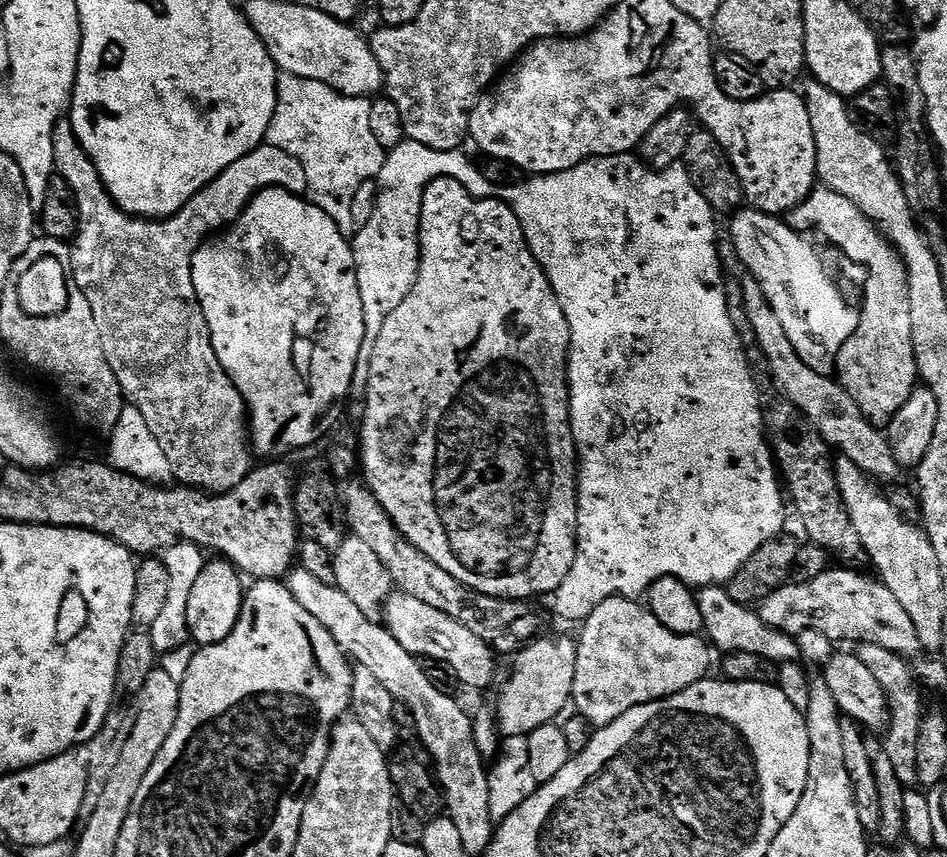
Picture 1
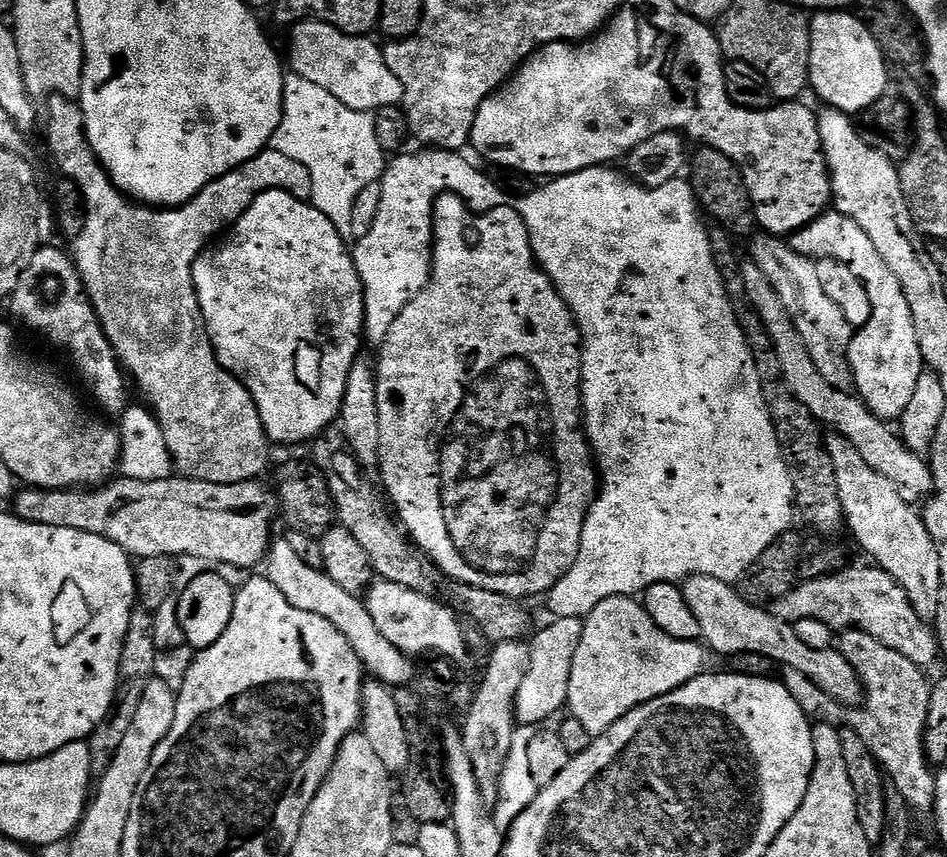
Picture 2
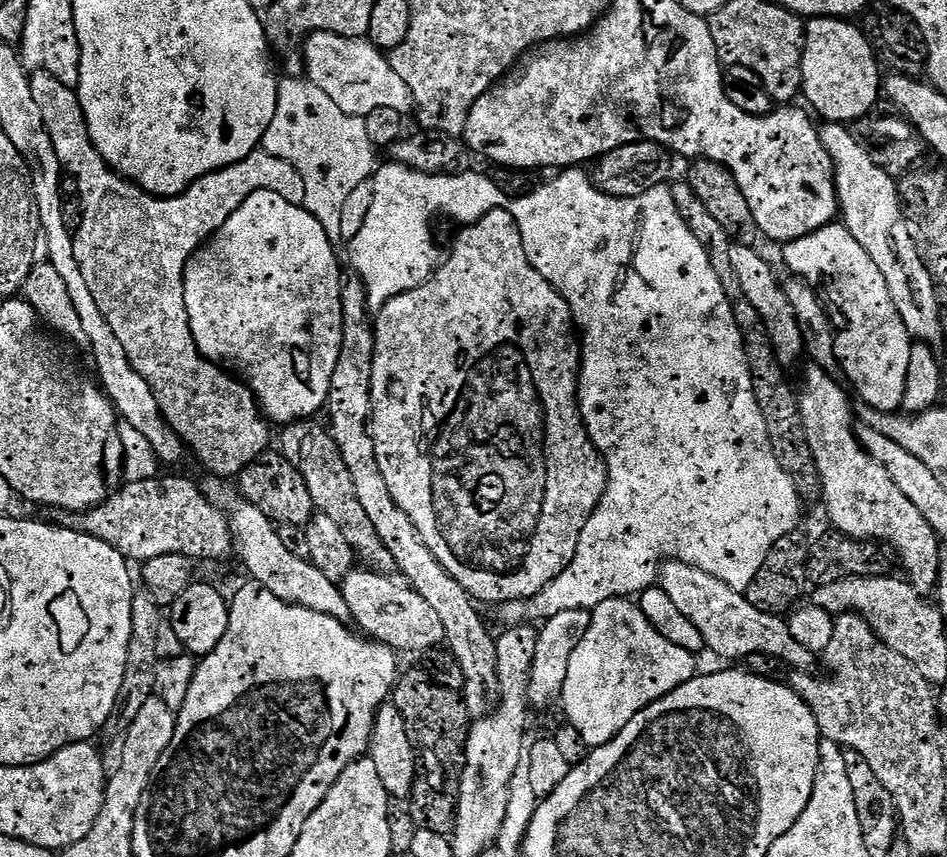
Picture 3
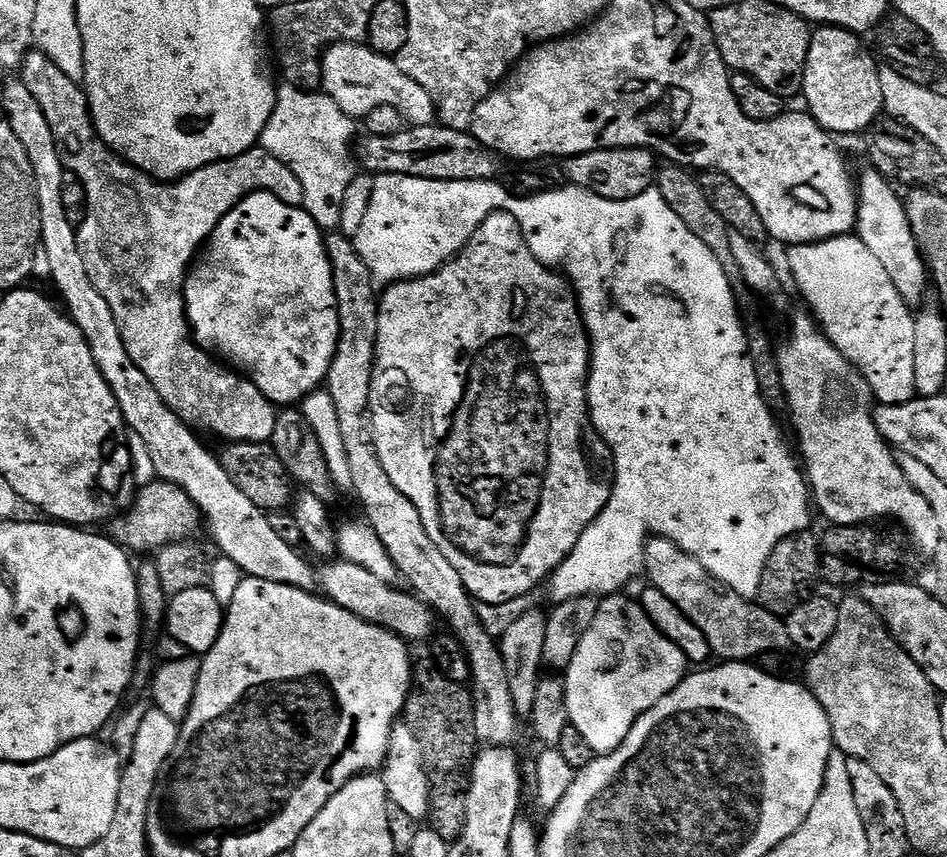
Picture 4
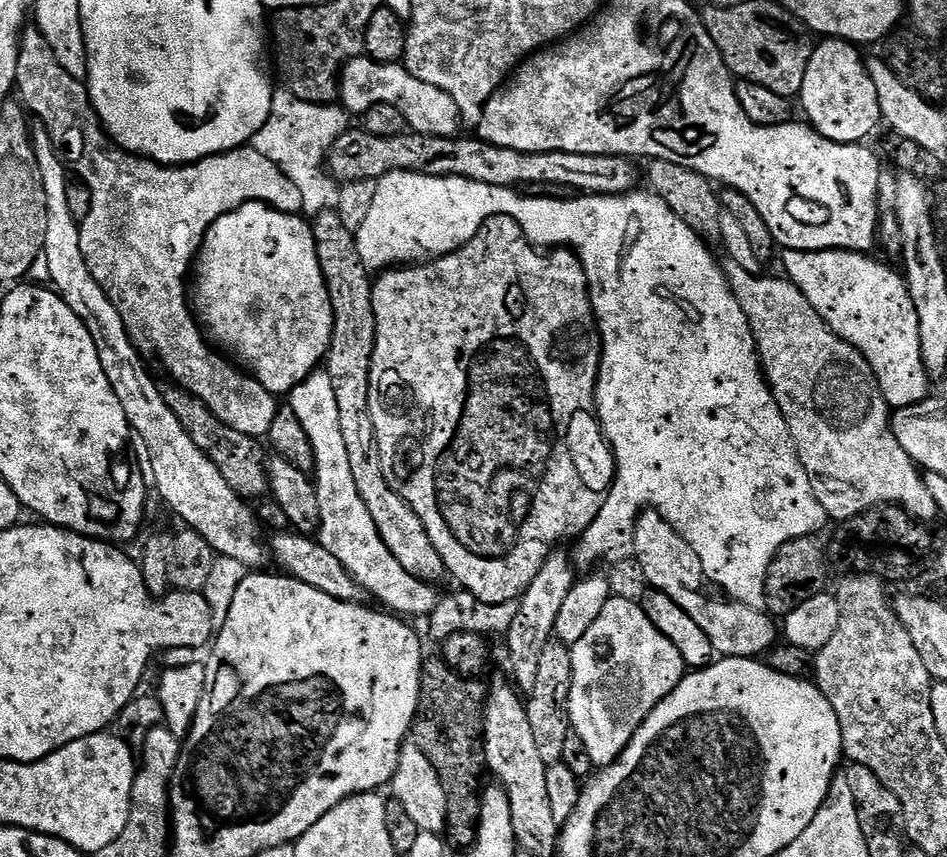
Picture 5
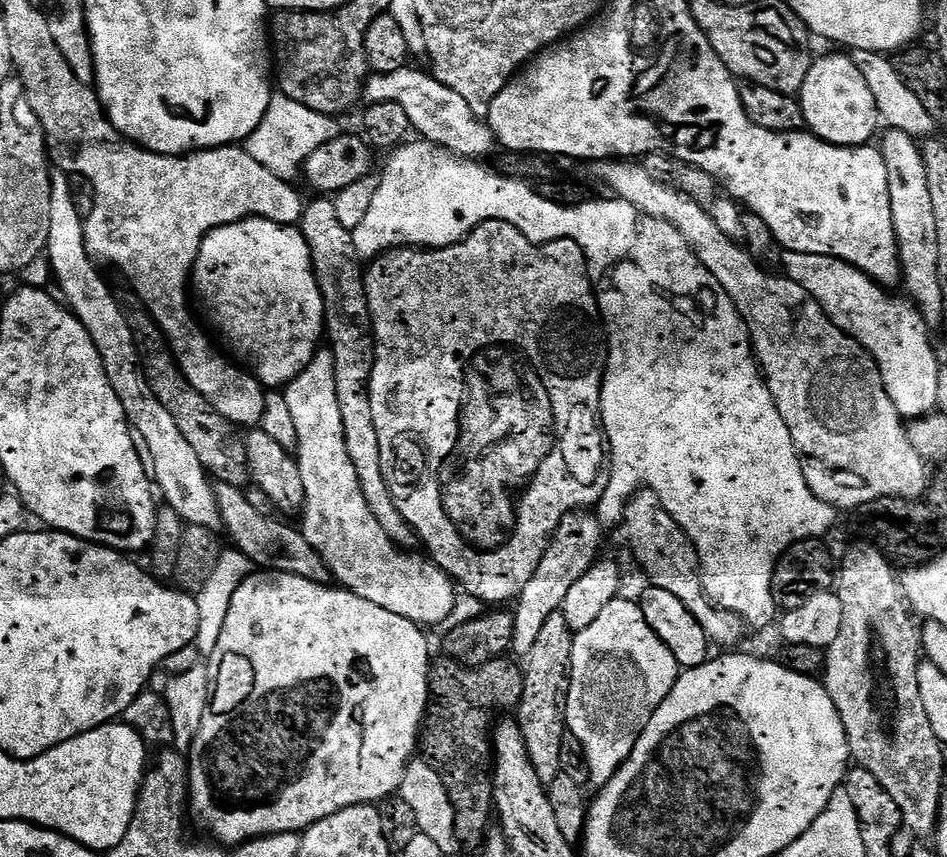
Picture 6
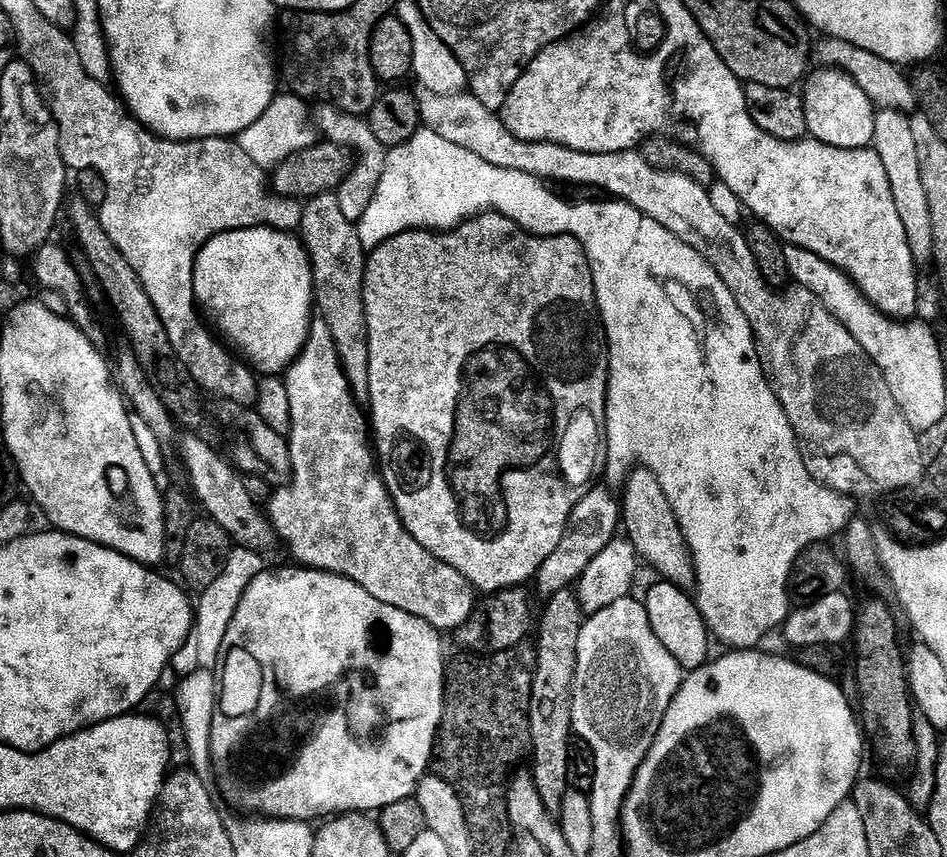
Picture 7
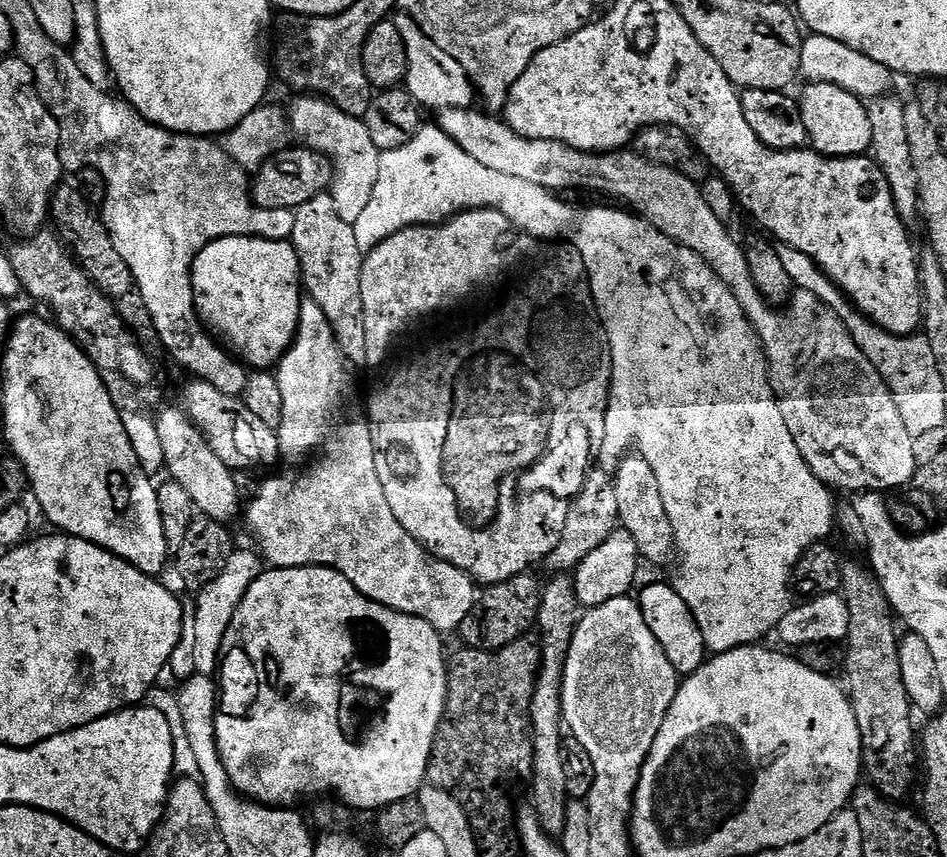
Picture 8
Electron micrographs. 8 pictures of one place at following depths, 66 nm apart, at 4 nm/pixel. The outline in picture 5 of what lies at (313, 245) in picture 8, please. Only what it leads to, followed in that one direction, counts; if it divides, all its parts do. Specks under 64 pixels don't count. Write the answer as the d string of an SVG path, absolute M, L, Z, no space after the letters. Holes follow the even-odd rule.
M336 210L318 213L311 226L318 262L322 266L334 310L334 330L326 357L326 371L334 385L334 398L338 398L338 423L342 426L342 438L346 441L354 486L358 486L358 494L362 494L362 502L366 502L366 510L370 510L370 518L374 518L374 526L378 526L382 542L386 542L386 550L390 550L390 554L394 554L394 558L398 558L410 574L420 580L437 582L446 576L442 554L434 550L434 542L430 542L426 526L422 526L422 518L418 518L412 507L390 486L382 466L378 438L374 434L374 418L370 414L370 366L376 345L373 277L358 254L355 232L346 230Z

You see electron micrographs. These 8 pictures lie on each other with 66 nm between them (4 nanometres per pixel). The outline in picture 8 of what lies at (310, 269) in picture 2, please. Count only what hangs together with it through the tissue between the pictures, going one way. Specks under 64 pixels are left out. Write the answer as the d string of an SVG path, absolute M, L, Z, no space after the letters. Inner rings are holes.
M223 236L220 240L210 241L194 258L192 289L201 321L249 369L275 369L280 359L288 353L296 338L296 327L300 324L302 303L300 259L288 240L267 240L262 236Z

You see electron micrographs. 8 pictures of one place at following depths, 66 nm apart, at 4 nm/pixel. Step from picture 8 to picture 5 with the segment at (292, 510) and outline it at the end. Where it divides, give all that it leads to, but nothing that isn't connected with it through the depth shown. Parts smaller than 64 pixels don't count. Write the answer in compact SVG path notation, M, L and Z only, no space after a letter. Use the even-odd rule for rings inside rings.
M317 370L311 372L307 378L300 383L295 390L290 393L290 406L294 410L294 414L298 414L298 422L302 422L302 427L306 429L306 438L310 438L310 446L314 450L314 483L316 493L318 494L318 506L320 507L320 523L318 525L318 539L323 548L330 550L330 554L334 554L334 558L338 558L338 562L342 562L342 566L346 566L346 570L356 579L356 583L360 585L365 593L370 592L376 599L381 600L385 609L391 610L393 613L399 614L404 618L412 618L408 616L428 616L436 608L436 592L431 583L426 580L420 580L414 574L406 571L401 566L398 558L394 558L394 554L390 554L390 550L386 550L386 542L382 542L382 534L378 534L378 526L374 526L374 518L370 518L370 510L366 510L366 502L362 502L362 494L358 494L358 486L354 486L354 473L350 471L350 457L346 454L346 441L342 438L342 426L338 423L338 398L334 398L334 385L330 382L330 374L326 370Z

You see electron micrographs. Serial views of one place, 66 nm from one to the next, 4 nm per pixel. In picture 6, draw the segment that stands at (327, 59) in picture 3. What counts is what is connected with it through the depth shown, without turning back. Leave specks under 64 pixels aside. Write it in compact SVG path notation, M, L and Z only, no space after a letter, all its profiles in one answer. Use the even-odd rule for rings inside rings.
M406 66L402 70L393 72L378 72L369 75L364 81L363 99L368 104L378 102L398 102L406 114L410 114L412 132L419 134L423 139L429 140L461 158L484 158L492 151L497 151L496 136L488 129L487 123L470 110L466 98L461 98L442 82L438 82L435 75L419 72L413 66Z

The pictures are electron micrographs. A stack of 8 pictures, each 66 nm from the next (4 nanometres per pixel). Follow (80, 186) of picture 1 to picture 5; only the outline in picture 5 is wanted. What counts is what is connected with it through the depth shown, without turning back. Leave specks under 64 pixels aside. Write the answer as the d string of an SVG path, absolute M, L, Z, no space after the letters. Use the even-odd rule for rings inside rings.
M38 30L25 31L20 40L15 91L18 96L20 92L19 99L25 109L35 119L37 116L40 119L37 121L50 134L50 142L60 155L60 161L84 180L90 190L90 214L85 220L79 221L82 258L86 258L86 266L94 282L104 288L118 314L122 314L122 322L133 344L144 354L156 351L161 366L172 375L169 377L200 399L223 424L247 436L267 437L270 422L274 422L278 407L277 397L266 390L266 386L259 384L256 377L249 376L210 347L190 307L184 279L187 276L189 279L190 269L204 242L204 236L210 226L218 222L218 218L238 210L251 200L269 204L274 210L286 214L303 213L302 194L298 186L294 186L294 182L290 182L290 178L286 178L286 174L282 174L282 170L278 170L278 166L274 166L266 154L251 146L235 148L220 156L207 156L197 164L183 166L156 164L144 156L133 156L131 152L124 151L101 127L100 115L94 110L88 96L87 83L62 70L54 58L54 50L50 50L46 38Z

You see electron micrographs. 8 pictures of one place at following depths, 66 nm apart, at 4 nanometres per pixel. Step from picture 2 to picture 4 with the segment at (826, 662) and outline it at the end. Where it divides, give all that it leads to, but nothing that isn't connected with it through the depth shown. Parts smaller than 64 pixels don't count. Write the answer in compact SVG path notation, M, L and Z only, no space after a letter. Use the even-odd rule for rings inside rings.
M661 536L649 539L644 548L644 572L646 577L648 576L647 583L653 588L662 590L662 594L666 594L666 598L670 598L670 602L674 602L674 606L678 606L678 610L682 610L682 614L686 614L686 618L690 618L690 622L694 622L694 626L698 626L698 630L706 634L706 642L717 657L720 655L721 661L752 662L767 652L783 652L792 648L792 639L788 636L788 625L781 617L770 614L751 599L738 596L735 592L721 590L710 579L702 562L686 554L686 550L682 550L674 542Z

